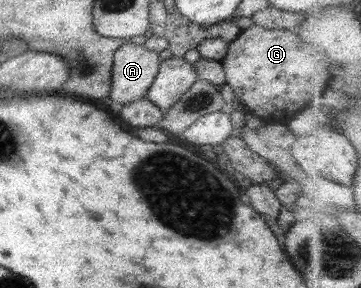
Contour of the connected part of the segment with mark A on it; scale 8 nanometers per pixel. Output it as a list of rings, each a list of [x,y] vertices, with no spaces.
[[[124,40],[112,58],[111,84],[107,100],[113,114],[121,105],[143,99],[157,74],[160,55],[143,45]]]

